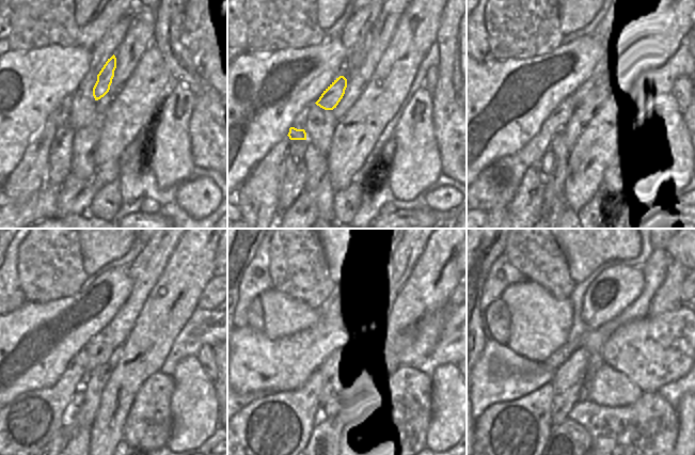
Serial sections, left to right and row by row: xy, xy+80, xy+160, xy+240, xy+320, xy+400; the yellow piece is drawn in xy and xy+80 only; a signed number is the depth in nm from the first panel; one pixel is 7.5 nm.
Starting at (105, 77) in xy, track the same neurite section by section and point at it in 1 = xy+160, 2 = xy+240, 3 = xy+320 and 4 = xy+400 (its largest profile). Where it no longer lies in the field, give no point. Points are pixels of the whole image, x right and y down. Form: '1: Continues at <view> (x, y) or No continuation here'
1: Continues at xy+160 (494, 188)
2: Continues at xy+240 (21, 427)
3: Continues at xy+320 (272, 430)
4: Continues at xy+400 (508, 439)

